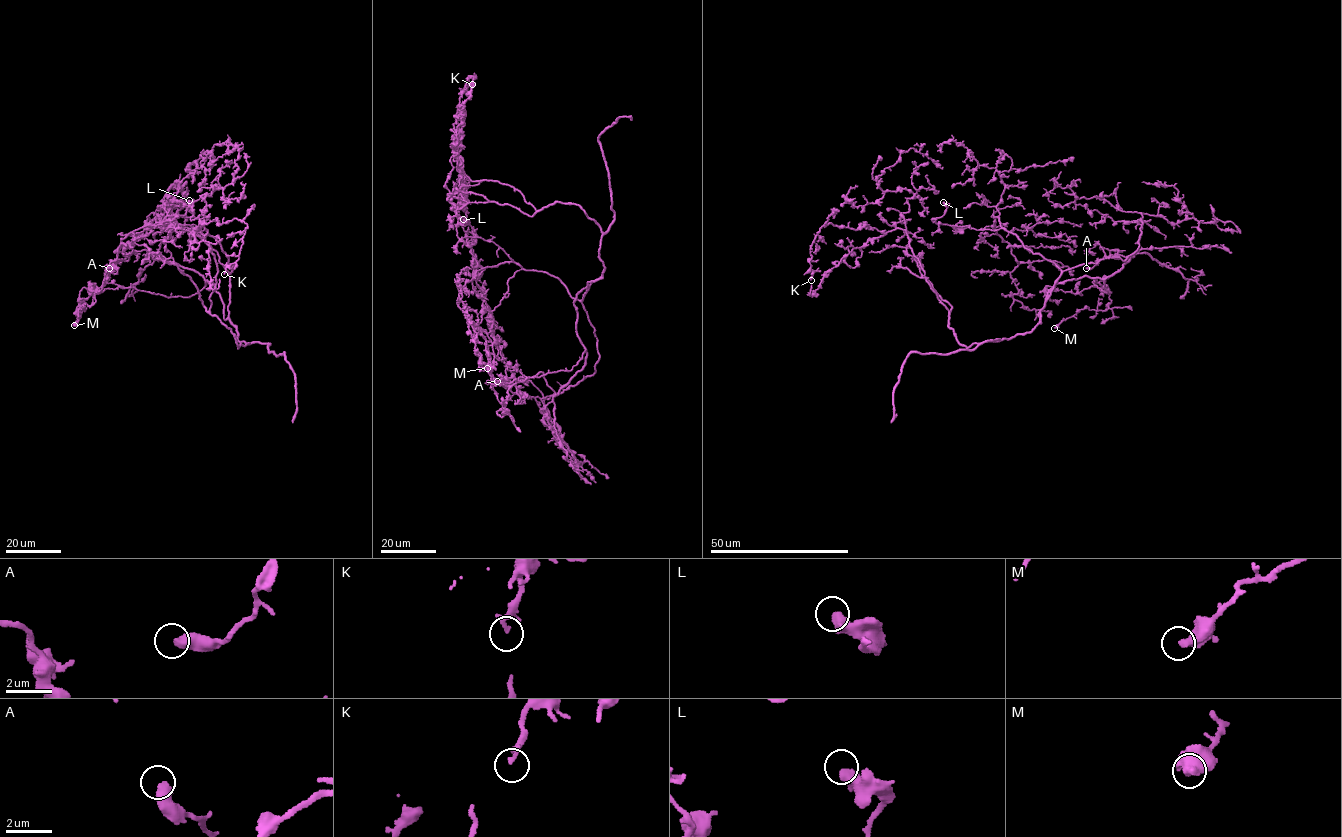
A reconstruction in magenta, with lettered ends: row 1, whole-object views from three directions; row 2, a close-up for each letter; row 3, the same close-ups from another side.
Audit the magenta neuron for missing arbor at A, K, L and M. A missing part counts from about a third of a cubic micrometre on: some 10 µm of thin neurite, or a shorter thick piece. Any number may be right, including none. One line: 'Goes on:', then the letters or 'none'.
Goes on: none

